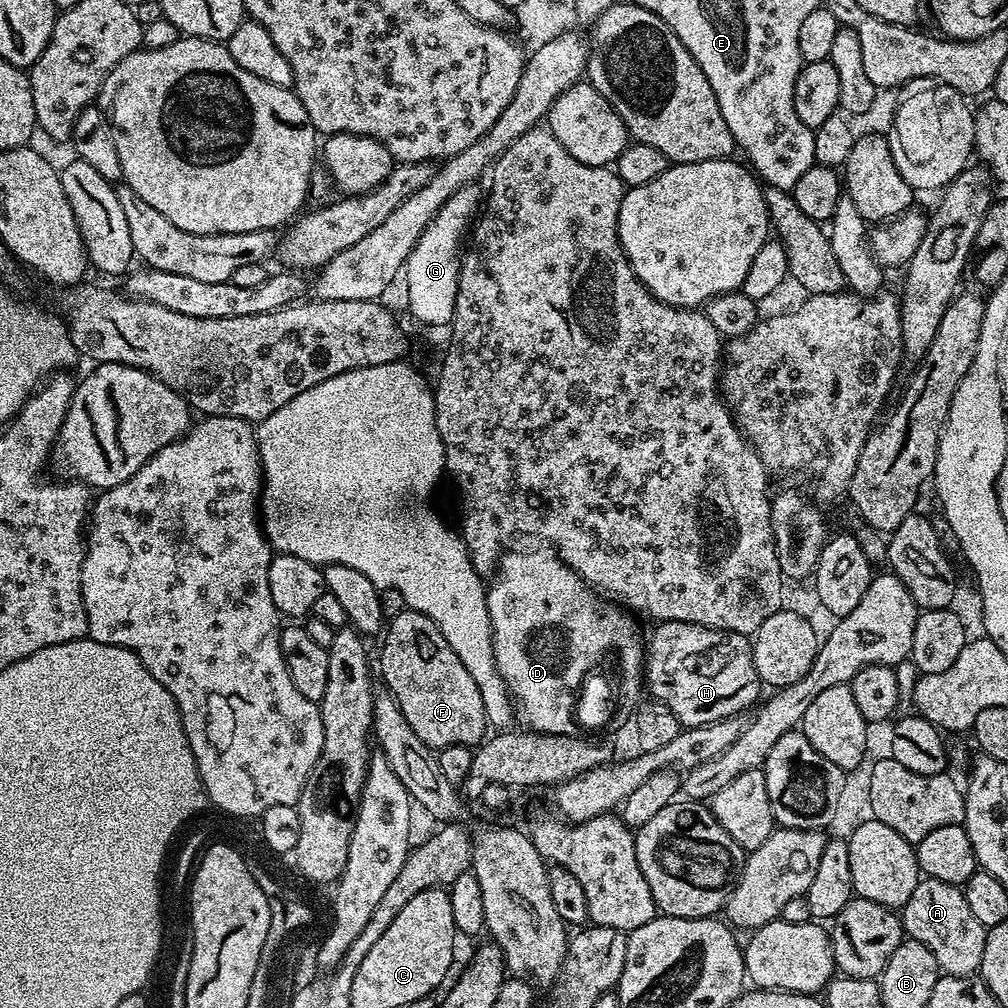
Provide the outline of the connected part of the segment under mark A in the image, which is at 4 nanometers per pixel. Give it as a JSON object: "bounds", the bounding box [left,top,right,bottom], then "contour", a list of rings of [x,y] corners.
{"bounds":[902,878,988,976],"contour":[[[921,878],[910,902],[902,909],[904,931],[922,946],[927,946],[930,954],[938,962],[945,976],[976,976],[982,962],[982,950],[986,950],[988,929],[974,918],[963,891],[955,884]]]}

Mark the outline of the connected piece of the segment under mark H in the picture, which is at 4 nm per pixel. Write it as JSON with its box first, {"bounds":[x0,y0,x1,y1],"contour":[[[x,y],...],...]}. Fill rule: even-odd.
{"bounds":[643,620,762,728],"contour":[[[673,620],[657,623],[653,628],[656,629],[648,640],[643,683],[651,699],[665,704],[684,728],[740,716],[761,699],[762,685],[754,666],[749,637]]]}

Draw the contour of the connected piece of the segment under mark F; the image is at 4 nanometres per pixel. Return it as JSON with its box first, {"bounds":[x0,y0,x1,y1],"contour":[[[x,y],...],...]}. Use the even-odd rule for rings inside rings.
{"bounds":[380,610,490,750],"contour":[[[405,610],[387,621],[383,636],[380,672],[388,683],[385,684],[387,691],[396,697],[402,714],[406,714],[406,722],[410,722],[410,727],[414,729],[414,734],[418,734],[418,738],[422,738],[422,742],[426,742],[426,746],[433,750],[463,744],[479,745],[485,739],[490,725],[486,718],[486,710],[482,706],[482,694],[478,694],[478,682],[474,682],[474,678],[470,678],[470,673],[466,671],[466,666],[458,662],[458,654],[450,650],[450,642],[442,638],[438,626],[420,612]]]}

